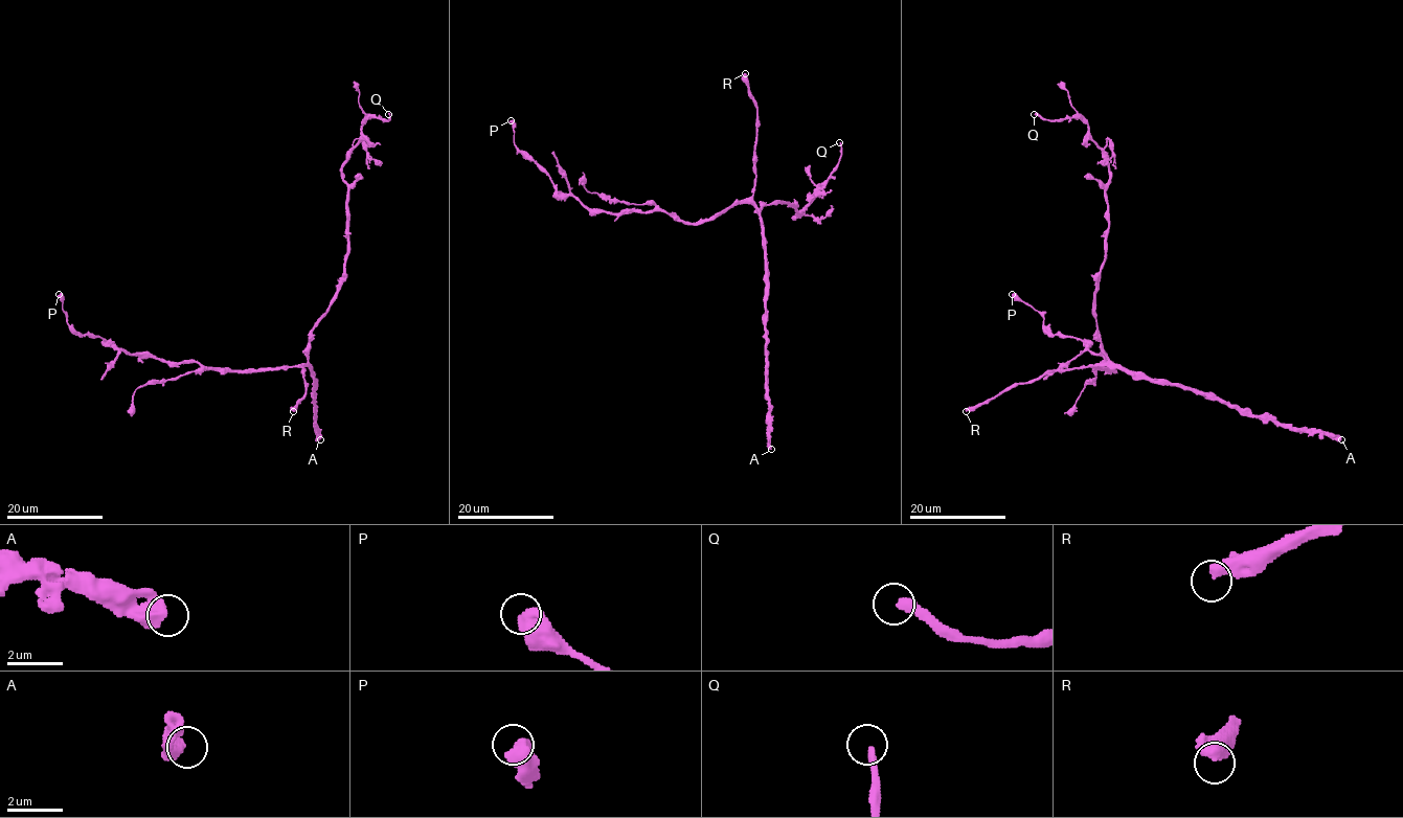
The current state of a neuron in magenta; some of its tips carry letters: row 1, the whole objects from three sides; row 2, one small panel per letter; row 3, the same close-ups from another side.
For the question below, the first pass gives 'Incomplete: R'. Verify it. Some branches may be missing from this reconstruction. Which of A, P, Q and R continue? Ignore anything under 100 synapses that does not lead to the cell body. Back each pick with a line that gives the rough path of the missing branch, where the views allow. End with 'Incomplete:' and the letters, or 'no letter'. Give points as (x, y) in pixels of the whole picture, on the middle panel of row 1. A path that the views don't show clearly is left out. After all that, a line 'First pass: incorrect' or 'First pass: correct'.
R: missing branch runs (745, 73), (742, 18), (729, 4), (720, 9), (717, 1)
Incomplete: R
First pass: correct

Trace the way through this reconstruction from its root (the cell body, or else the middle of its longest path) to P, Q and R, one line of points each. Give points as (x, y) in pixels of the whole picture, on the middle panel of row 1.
P: (757, 212), (736, 203), (682, 222), (659, 210), (590, 211), (519, 152), (511, 120)
Q: (757, 212), (763, 205), (788, 203), (798, 217), (793, 217), (811, 201), (836, 166), (839, 142)
R: (757, 212), (753, 200), (756, 106), (745, 73)

